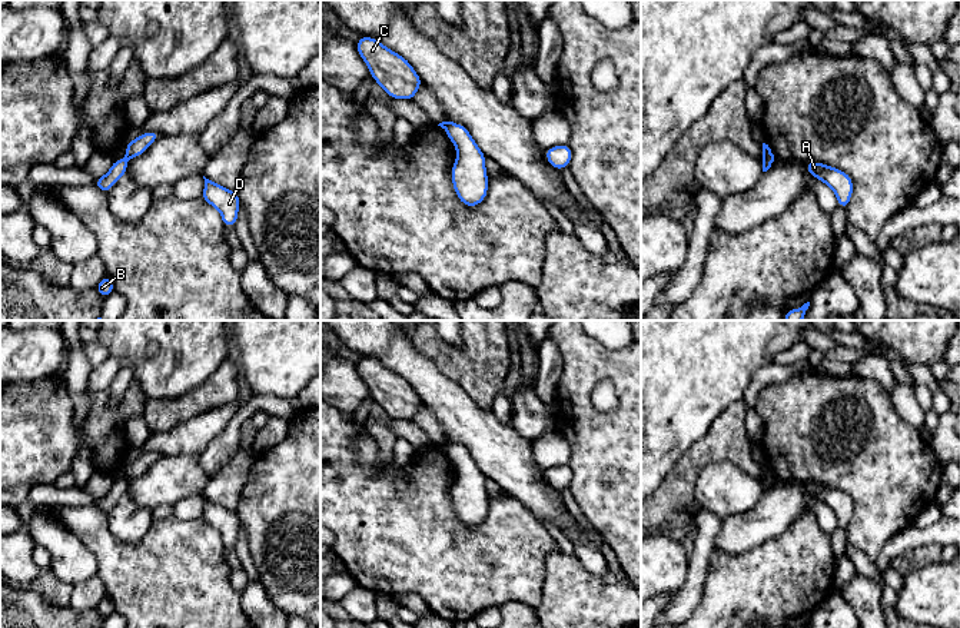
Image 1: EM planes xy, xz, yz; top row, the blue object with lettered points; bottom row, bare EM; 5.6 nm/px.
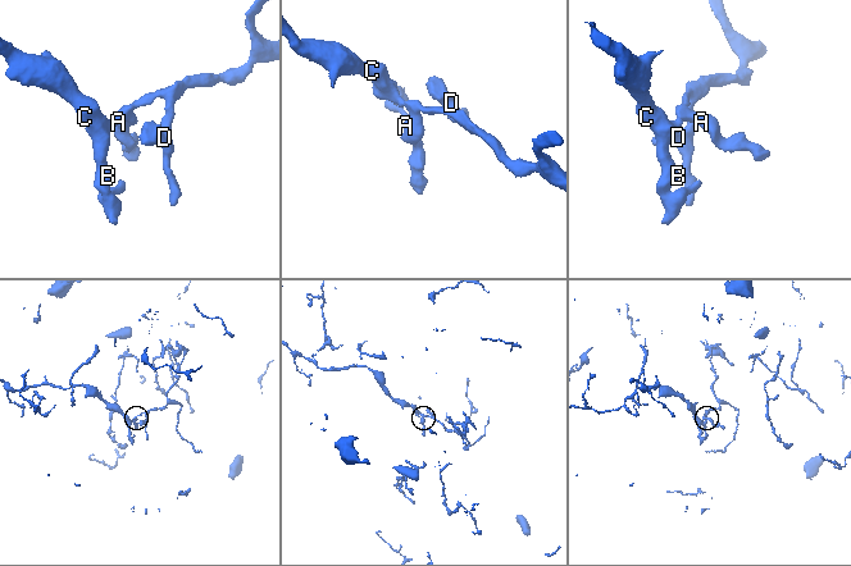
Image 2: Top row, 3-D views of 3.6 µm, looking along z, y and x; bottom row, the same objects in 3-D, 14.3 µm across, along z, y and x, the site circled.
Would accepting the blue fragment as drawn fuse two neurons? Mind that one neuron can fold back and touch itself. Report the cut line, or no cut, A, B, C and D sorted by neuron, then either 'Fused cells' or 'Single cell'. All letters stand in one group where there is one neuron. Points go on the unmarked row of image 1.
Split along yz (763, 478), (771, 484). Groups: A D / B C. Fused cells

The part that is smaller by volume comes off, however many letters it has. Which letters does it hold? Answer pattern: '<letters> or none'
B, C

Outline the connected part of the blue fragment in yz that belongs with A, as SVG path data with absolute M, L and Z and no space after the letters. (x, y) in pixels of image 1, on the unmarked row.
M808 482L804 488L813 498L818 498L820 502L830 506L837 518L838 526L847 531L854 508L850 495L818 482Z

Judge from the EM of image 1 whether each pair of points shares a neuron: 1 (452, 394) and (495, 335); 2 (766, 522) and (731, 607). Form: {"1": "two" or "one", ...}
{"1": "two", "2": "two"}

